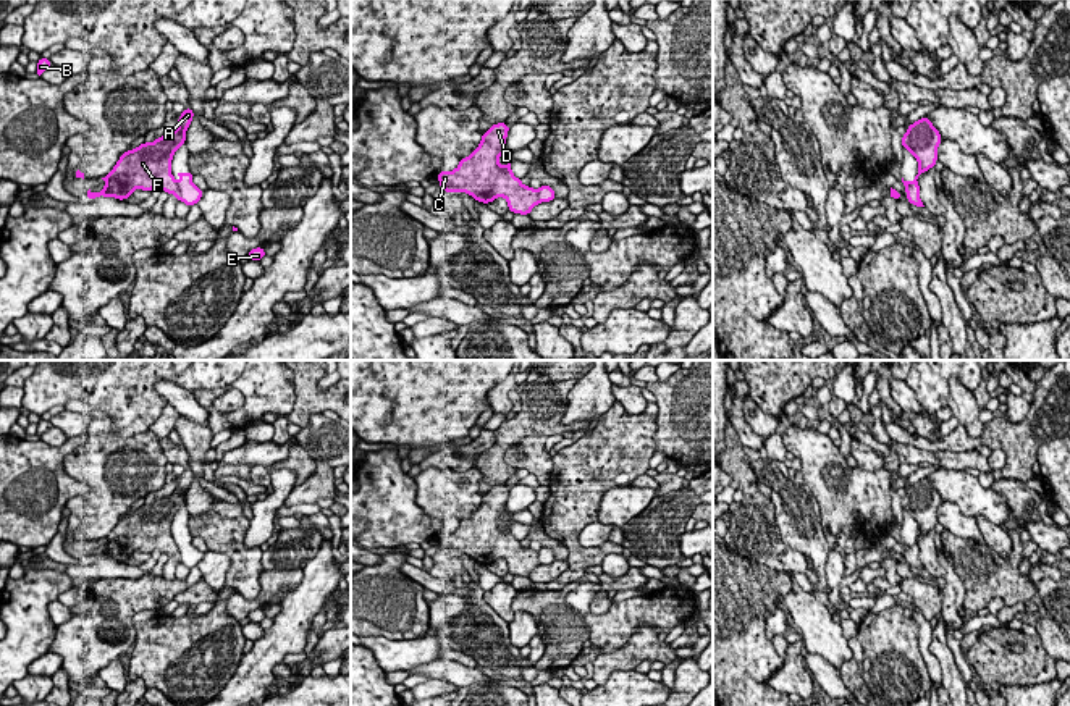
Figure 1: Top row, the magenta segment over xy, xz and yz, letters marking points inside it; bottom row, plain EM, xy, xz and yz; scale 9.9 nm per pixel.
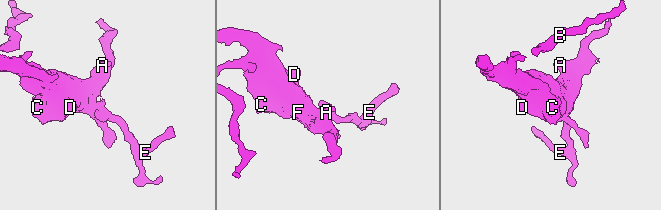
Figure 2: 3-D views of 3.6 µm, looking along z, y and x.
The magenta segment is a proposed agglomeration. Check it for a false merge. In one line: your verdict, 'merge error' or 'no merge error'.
merge error

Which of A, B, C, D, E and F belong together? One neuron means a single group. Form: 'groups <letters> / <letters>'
groups A B C D F / E

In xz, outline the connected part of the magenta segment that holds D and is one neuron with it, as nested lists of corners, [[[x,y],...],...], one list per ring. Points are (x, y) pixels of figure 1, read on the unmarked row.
[[[506,485],[487,491],[477,511],[453,533],[440,533],[438,544],[444,554],[467,554],[482,565],[498,559],[508,562],[509,574],[529,577],[540,565],[538,551],[524,548],[511,533],[512,520],[501,528],[499,519],[508,514],[504,504],[509,494]]]

